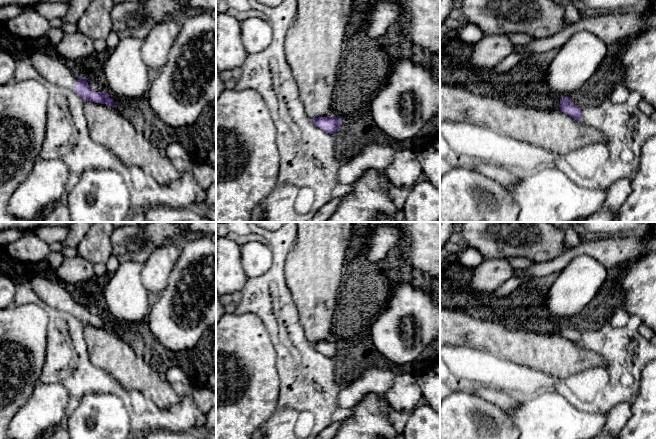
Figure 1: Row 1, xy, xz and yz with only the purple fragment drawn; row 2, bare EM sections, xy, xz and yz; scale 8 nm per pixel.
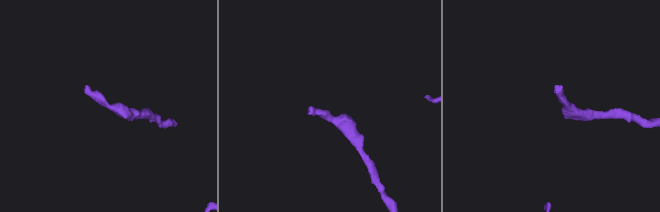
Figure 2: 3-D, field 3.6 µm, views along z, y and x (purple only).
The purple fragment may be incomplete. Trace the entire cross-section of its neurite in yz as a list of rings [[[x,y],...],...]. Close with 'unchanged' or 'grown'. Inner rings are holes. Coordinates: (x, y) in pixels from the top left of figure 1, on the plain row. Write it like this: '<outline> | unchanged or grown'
[[[562,321],[559,332],[573,343],[582,345],[581,332],[573,328],[568,321]]] | unchanged

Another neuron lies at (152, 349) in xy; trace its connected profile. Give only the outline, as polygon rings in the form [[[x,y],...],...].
[[[216,325],[207,328],[198,343],[184,352],[172,352],[148,335],[141,355],[161,376],[174,366],[179,367],[189,378],[194,388],[207,387],[207,378],[213,372],[212,347],[216,340]]]

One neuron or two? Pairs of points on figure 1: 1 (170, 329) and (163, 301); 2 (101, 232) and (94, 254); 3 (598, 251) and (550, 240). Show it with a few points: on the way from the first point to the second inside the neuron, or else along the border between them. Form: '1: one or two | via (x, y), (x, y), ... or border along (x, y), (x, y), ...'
1: one | via (170, 322), (168, 308)
2: one | via (98, 237), (96, 249)
3: two | border along (568, 249), (548, 261)

